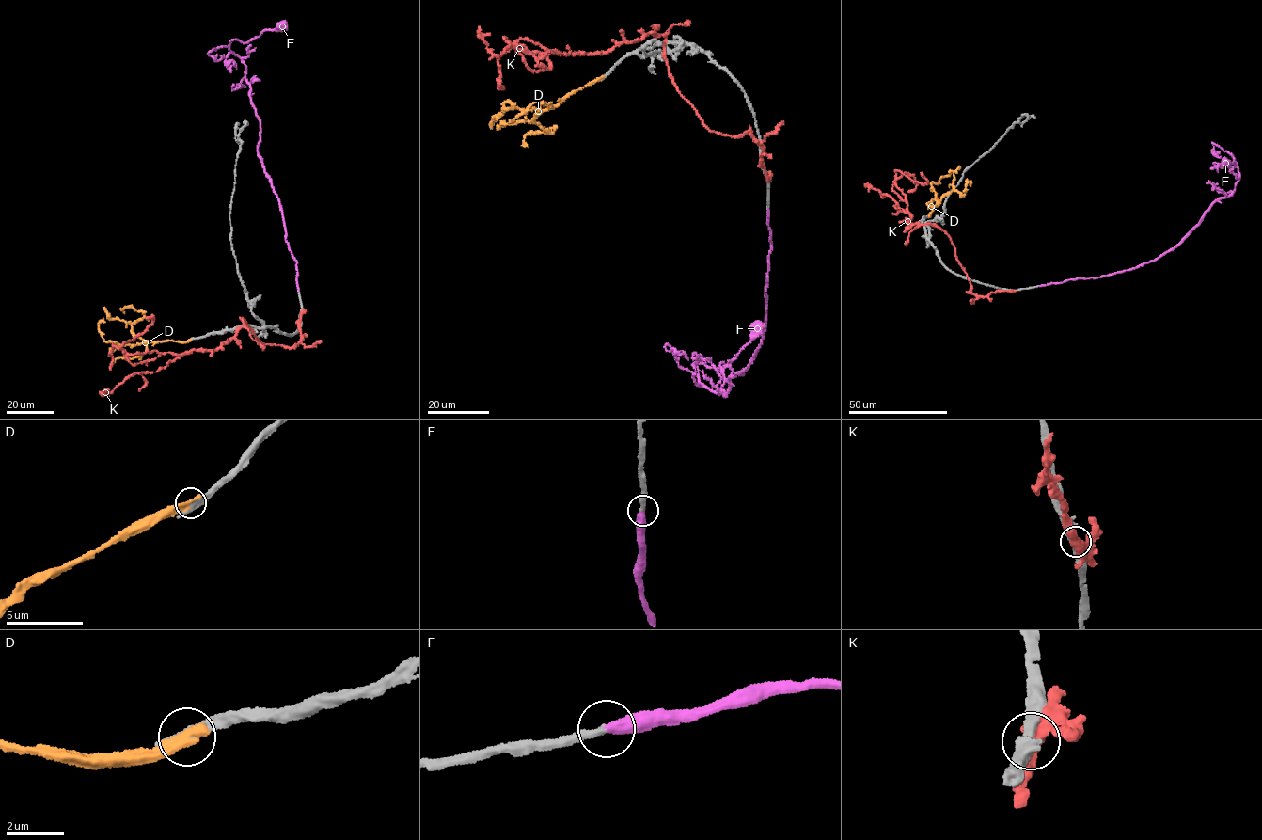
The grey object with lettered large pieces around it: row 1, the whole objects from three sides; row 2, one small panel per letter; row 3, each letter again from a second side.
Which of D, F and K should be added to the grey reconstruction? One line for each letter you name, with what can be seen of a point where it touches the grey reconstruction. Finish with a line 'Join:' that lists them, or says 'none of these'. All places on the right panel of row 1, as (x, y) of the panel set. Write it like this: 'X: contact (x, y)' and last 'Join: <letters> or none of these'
F: contact (1039, 286)
Join: F

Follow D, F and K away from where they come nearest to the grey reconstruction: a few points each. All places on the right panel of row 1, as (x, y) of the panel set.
D: (929, 215), (933, 206), (938, 205), (931, 183), (938, 183), (949, 172)
F: (1039, 286), (1136, 268), (1175, 247), (1214, 201), (1234, 191), (1238, 167), (1231, 153), (1235, 166), (1223, 160)
K: (1011, 291), (970, 293), (951, 238), (929, 224), (908, 224), (895, 171), (922, 184), (927, 182), (921, 172)

